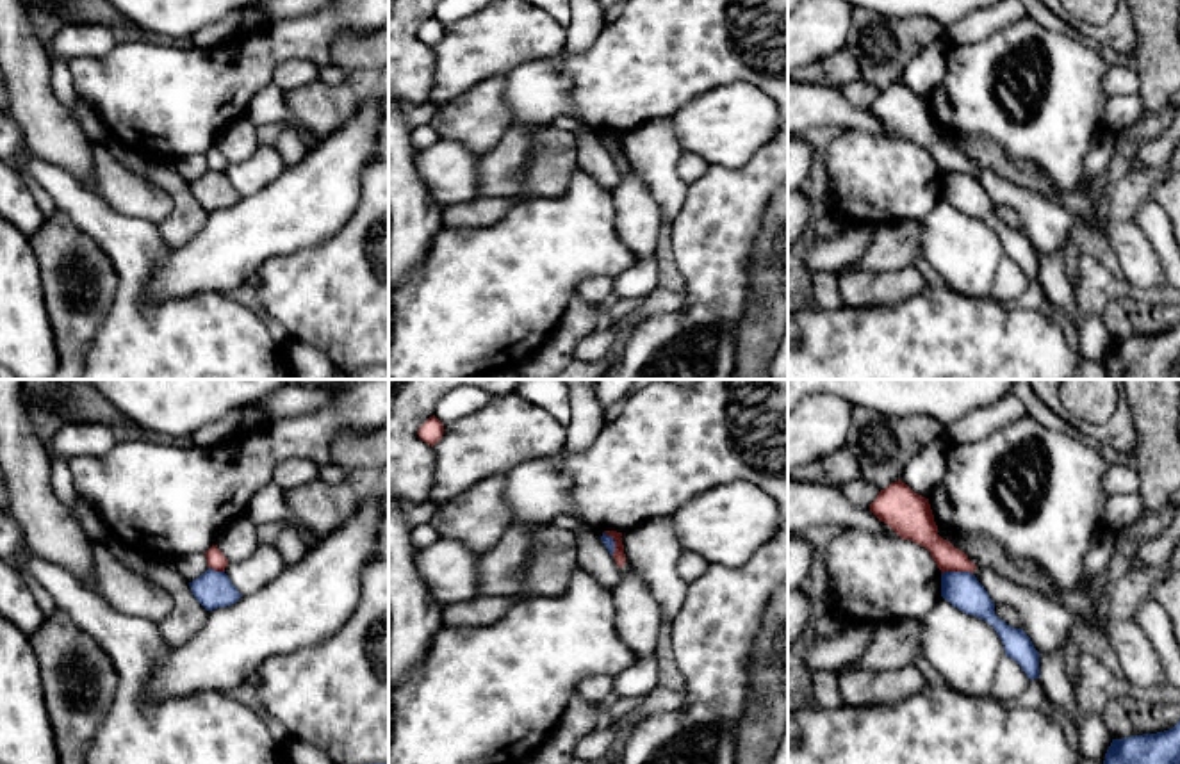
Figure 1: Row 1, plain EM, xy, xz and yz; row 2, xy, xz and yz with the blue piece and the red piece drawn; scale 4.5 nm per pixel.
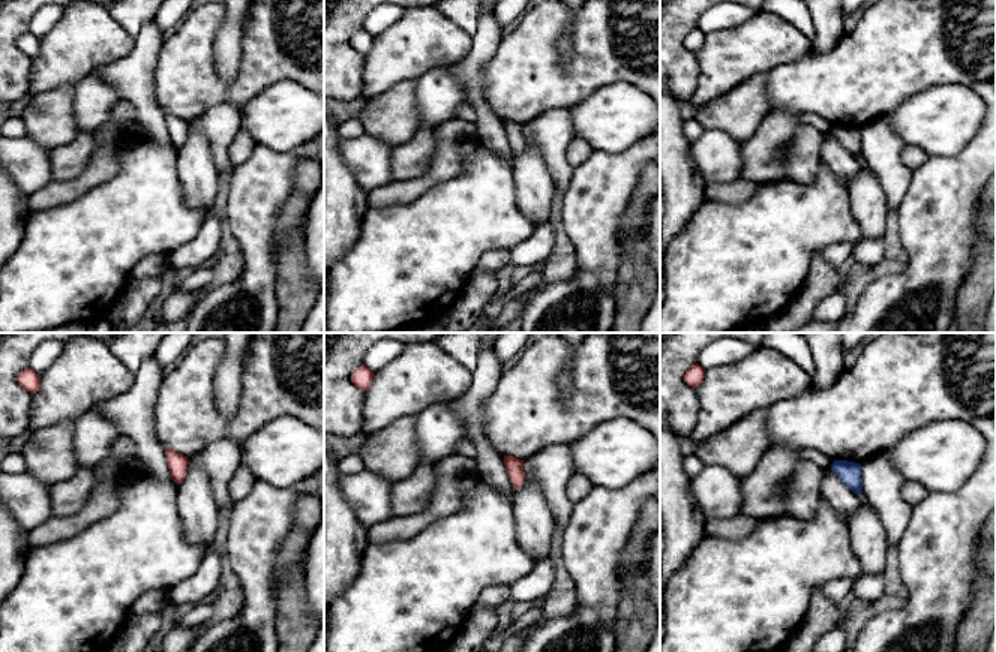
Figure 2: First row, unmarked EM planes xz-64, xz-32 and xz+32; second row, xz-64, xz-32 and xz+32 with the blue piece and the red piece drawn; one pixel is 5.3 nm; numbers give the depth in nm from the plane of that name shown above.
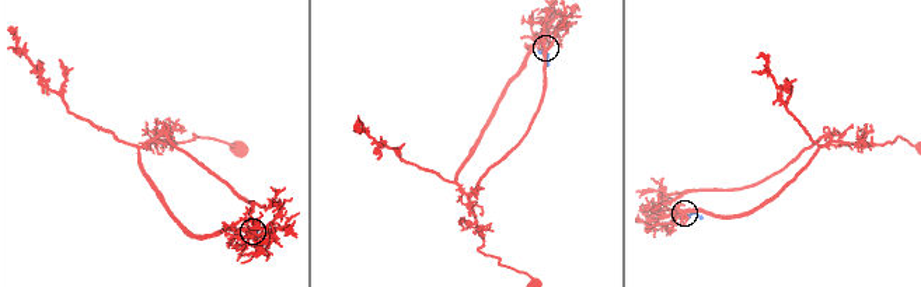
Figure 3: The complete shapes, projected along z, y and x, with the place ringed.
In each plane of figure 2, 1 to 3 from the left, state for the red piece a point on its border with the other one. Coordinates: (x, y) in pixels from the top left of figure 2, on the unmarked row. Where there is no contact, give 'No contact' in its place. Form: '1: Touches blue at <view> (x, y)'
1: No contact
2: No contact
3: No contact

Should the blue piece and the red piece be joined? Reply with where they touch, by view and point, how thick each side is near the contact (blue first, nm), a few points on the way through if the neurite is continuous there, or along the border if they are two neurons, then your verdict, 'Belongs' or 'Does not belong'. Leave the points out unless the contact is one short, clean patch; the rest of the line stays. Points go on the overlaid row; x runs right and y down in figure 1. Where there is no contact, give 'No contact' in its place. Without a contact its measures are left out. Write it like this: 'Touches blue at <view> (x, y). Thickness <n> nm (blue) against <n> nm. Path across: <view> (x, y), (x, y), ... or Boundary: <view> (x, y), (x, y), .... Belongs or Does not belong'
Touches blue at yz (956, 572). Thickness 160 nm (blue) against 140 nm. Boundary: yz (972, 572), (942, 574). Does not belong

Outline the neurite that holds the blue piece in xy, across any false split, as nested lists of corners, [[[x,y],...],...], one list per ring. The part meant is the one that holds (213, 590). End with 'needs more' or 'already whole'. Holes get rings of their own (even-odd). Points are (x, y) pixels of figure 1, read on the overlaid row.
[[[212,568],[189,582],[189,586],[194,598],[207,611],[232,606],[242,597],[225,572],[216,572]]]; already whole

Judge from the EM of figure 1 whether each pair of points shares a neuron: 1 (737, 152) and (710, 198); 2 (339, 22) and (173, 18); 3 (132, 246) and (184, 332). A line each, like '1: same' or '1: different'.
1: different
2: different
3: same

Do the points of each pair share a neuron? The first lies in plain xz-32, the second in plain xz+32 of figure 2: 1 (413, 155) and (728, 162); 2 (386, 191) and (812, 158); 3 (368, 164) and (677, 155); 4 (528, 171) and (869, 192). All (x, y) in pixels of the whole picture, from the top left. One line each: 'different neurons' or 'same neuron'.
1: different neurons
2: same neuron
3: different neurons
4: same neuron

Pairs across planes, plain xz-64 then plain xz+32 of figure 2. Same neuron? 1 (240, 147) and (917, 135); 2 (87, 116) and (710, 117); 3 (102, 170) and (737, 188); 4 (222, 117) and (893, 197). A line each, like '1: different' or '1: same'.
1: different
2: different
3: same
4: same

